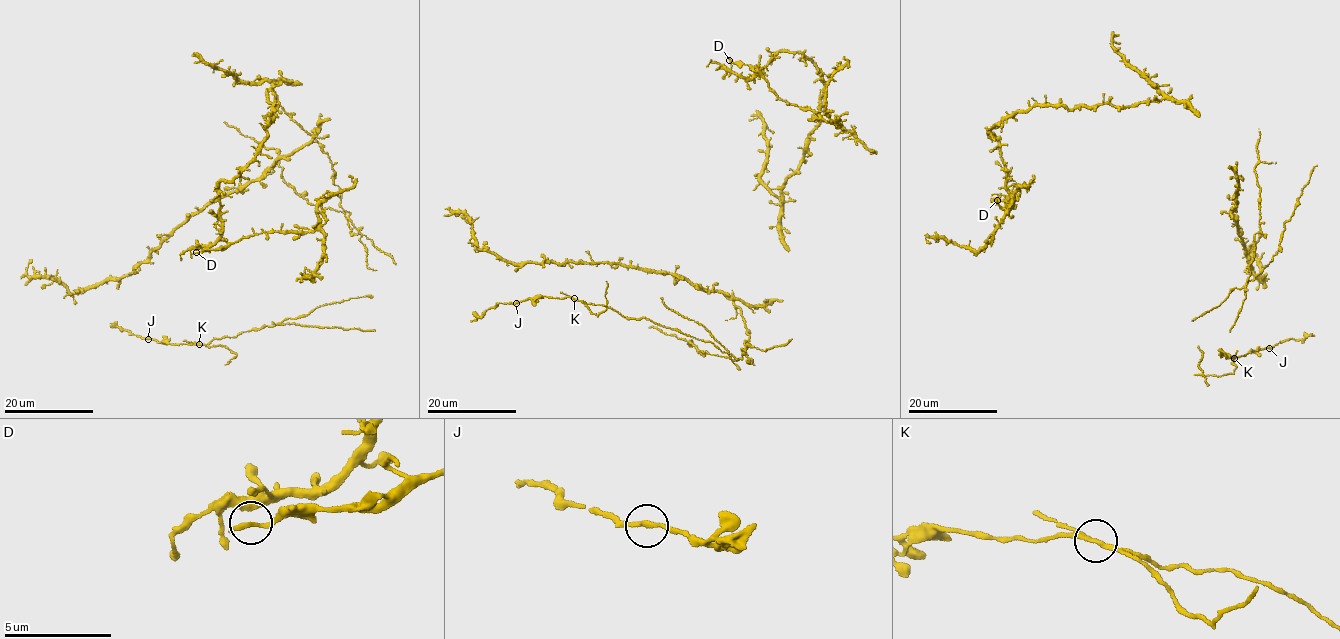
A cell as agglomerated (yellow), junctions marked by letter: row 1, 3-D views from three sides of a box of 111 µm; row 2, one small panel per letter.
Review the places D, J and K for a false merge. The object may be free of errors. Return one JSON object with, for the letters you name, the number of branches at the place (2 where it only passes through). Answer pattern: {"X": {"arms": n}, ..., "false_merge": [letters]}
{"K": {"arms": 2}, "false_merge": ["K"]}

